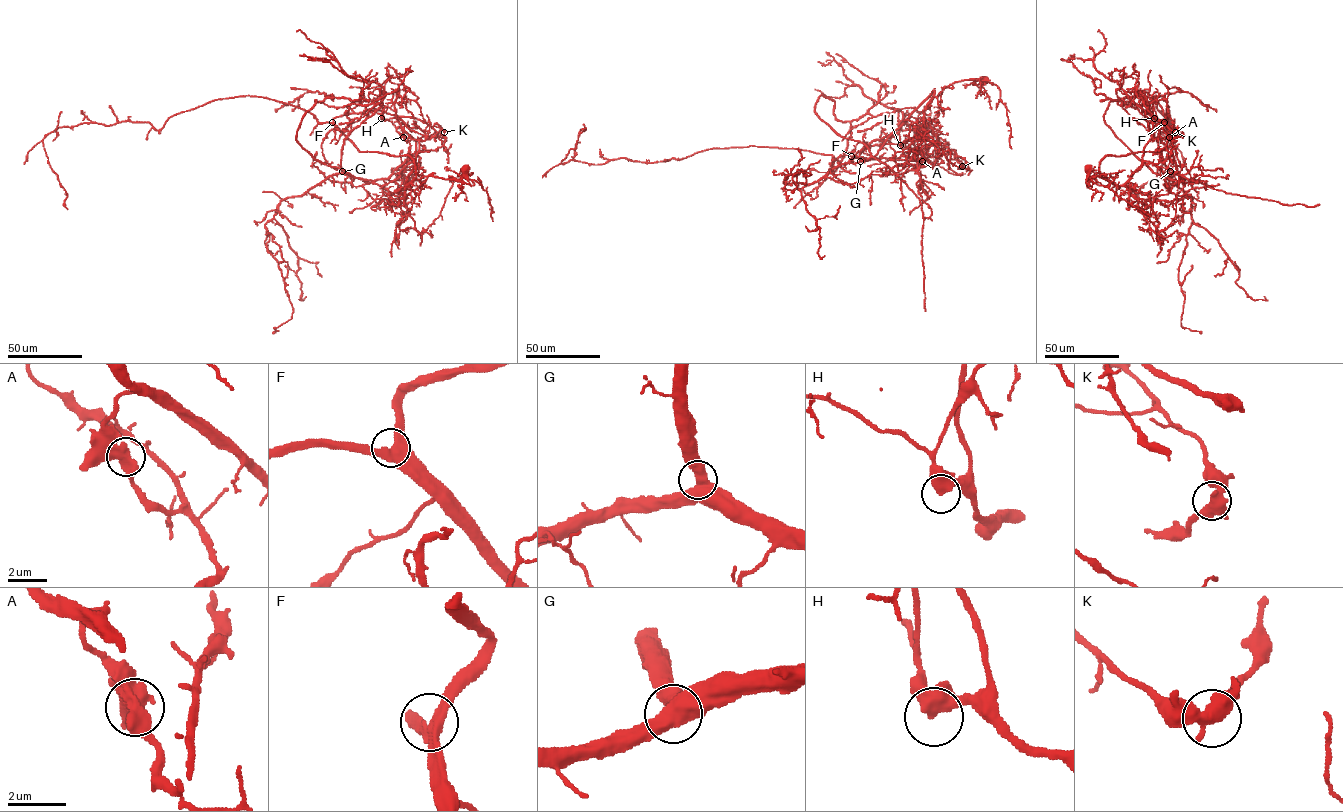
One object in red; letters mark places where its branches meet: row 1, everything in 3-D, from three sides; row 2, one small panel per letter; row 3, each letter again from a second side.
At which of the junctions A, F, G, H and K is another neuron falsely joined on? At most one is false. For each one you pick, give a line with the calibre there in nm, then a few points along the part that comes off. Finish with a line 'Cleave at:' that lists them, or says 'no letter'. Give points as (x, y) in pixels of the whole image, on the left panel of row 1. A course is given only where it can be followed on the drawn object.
A: calibre 420 nm; course (403, 137), (406, 186), (408, 155), (266, 98), (157, 130), (60, 127), (42, 141), (68, 209)
Cleave at: A

